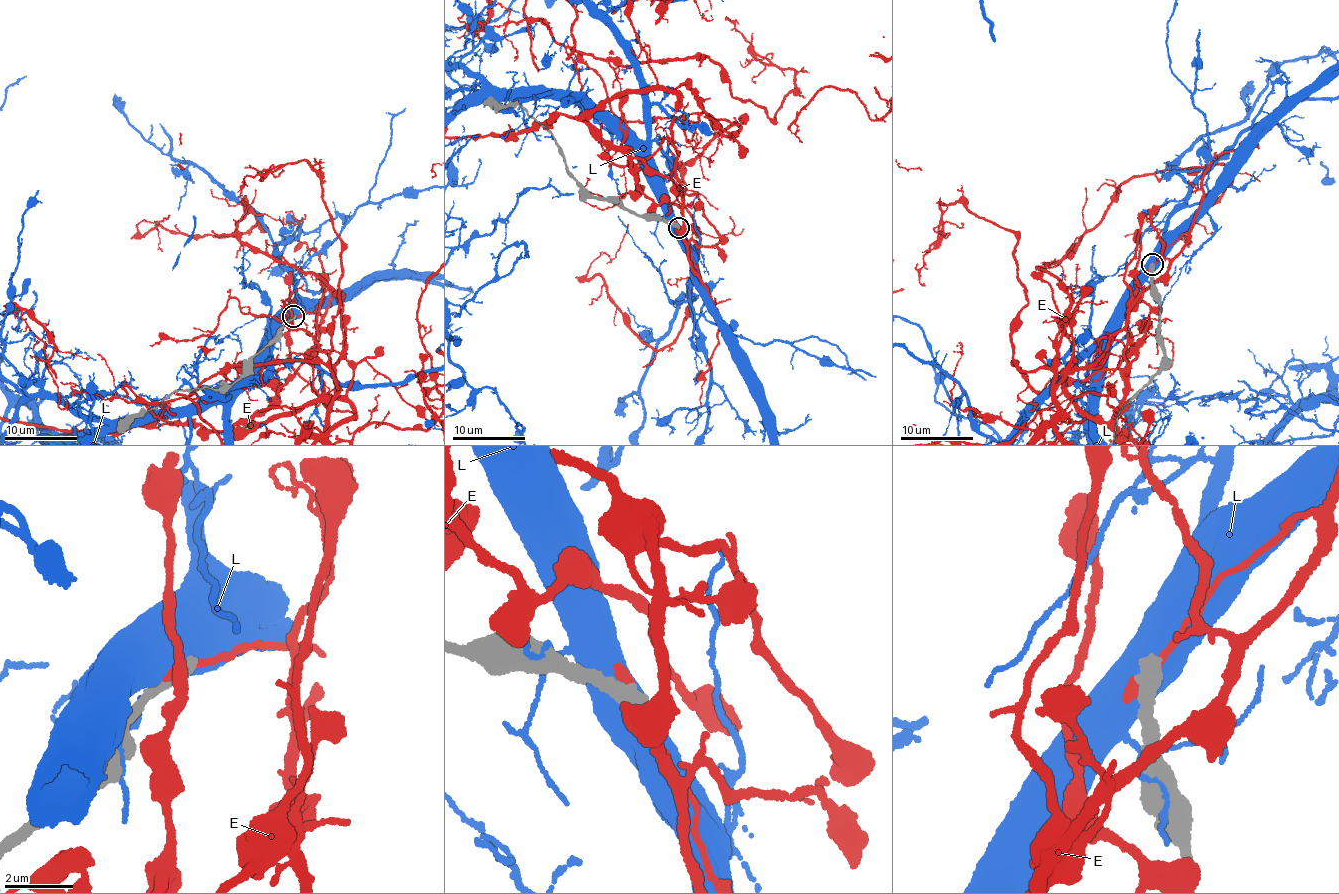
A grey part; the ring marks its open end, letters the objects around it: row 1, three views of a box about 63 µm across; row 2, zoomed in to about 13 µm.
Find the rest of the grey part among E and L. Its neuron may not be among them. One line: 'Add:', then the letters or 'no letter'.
Add: no letter

